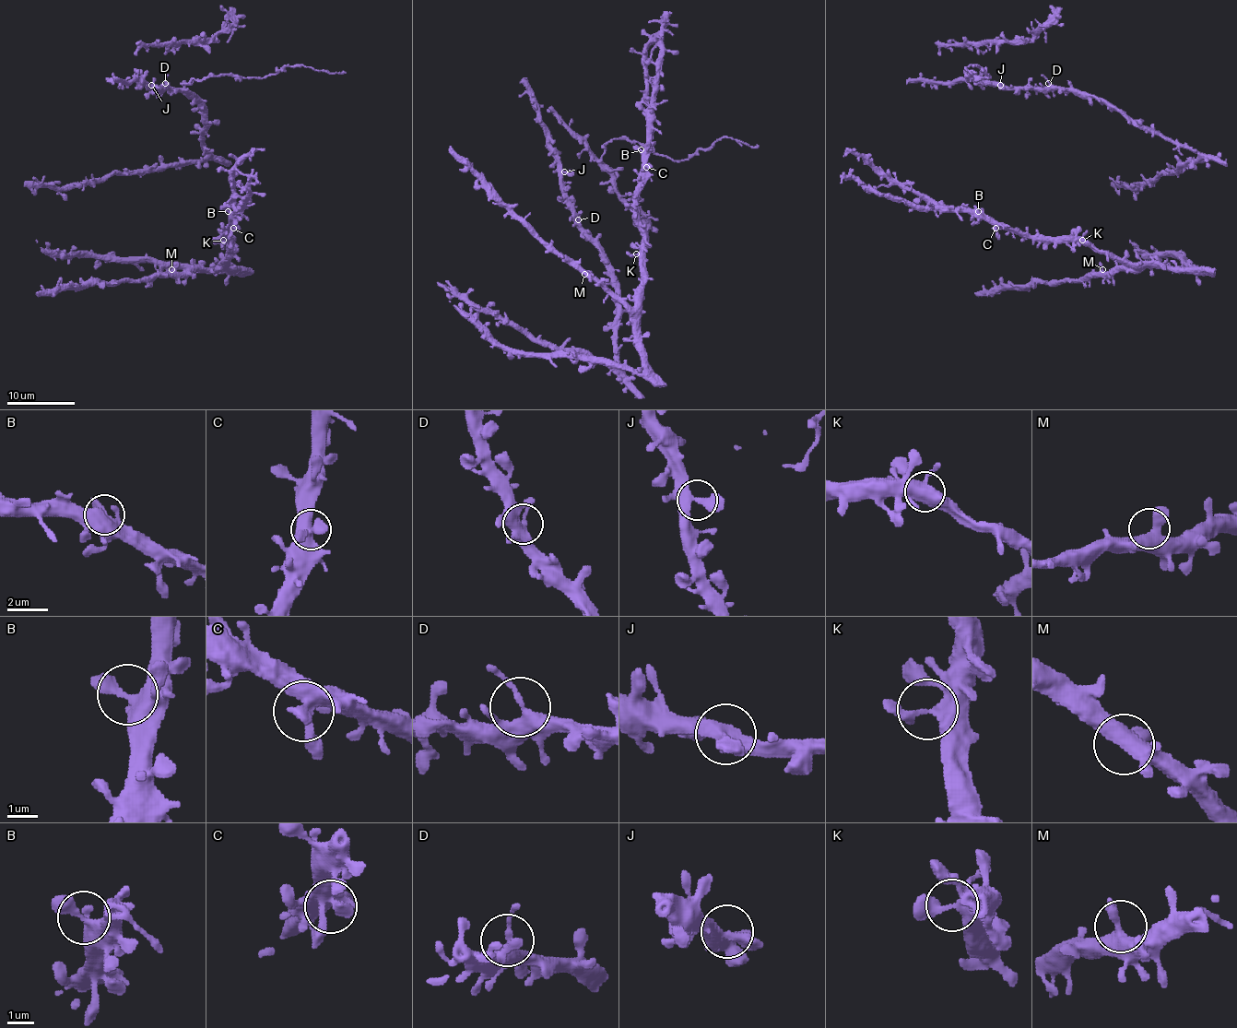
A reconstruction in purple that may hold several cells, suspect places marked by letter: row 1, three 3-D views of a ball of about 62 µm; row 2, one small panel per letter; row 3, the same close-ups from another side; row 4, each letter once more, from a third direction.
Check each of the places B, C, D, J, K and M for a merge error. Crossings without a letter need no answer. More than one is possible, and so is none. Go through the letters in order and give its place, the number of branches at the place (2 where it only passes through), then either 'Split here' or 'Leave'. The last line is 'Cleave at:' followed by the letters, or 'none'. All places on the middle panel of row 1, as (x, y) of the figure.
B: Place: (641, 149). Branches: 3. Leave
C: Place: (646, 167). Branches: 3. Leave
D: Place: (578, 219). Branches: 2. Leave
J: Place: (564, 171). Branches: 3. Leave
K: Place: (636, 254). Branches: 3. Leave
M: Place: (584, 274). Branches: 3. Leave
Cleave at: none

